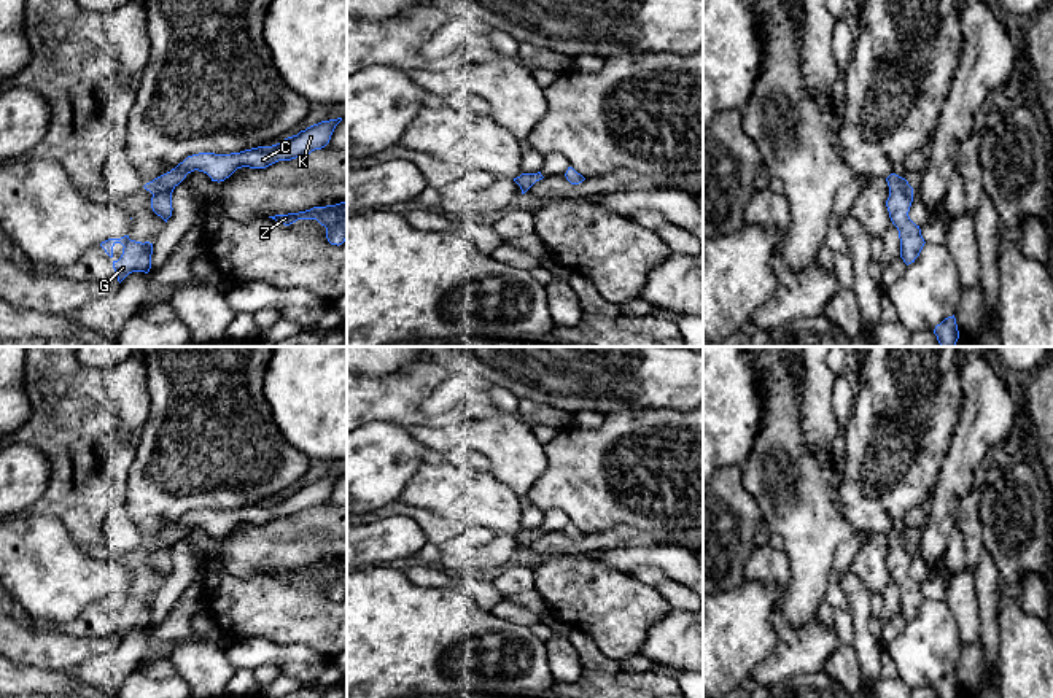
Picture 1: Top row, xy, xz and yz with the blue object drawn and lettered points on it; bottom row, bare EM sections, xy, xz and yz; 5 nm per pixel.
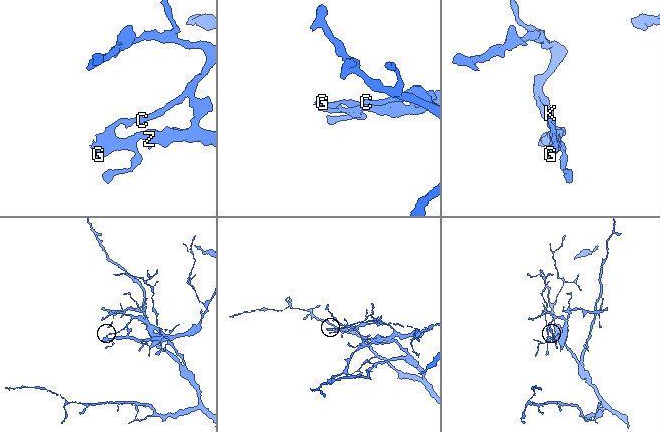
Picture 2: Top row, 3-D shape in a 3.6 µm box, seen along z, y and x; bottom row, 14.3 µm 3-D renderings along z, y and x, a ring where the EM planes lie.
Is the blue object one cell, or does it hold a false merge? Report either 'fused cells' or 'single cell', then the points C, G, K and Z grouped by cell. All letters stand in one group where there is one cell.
fused cells | C K / G Z

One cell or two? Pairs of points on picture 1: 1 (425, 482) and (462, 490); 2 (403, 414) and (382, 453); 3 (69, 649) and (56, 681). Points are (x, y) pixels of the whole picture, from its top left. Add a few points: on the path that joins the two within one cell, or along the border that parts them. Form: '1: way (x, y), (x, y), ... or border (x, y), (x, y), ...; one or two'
1: way (435, 487), (452, 490); one
2: border (363, 423), (396, 422), (406, 426); two
3: border (23, 663), (62, 670), (66, 673); two

